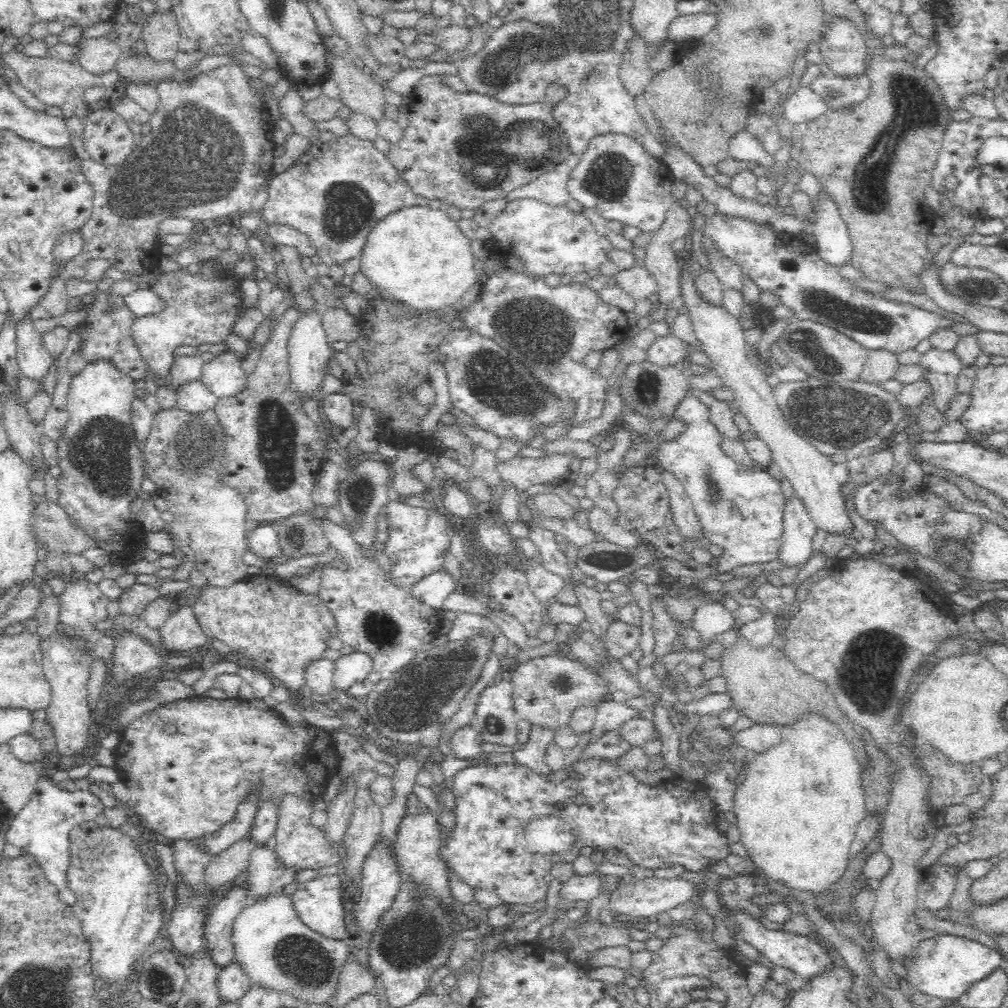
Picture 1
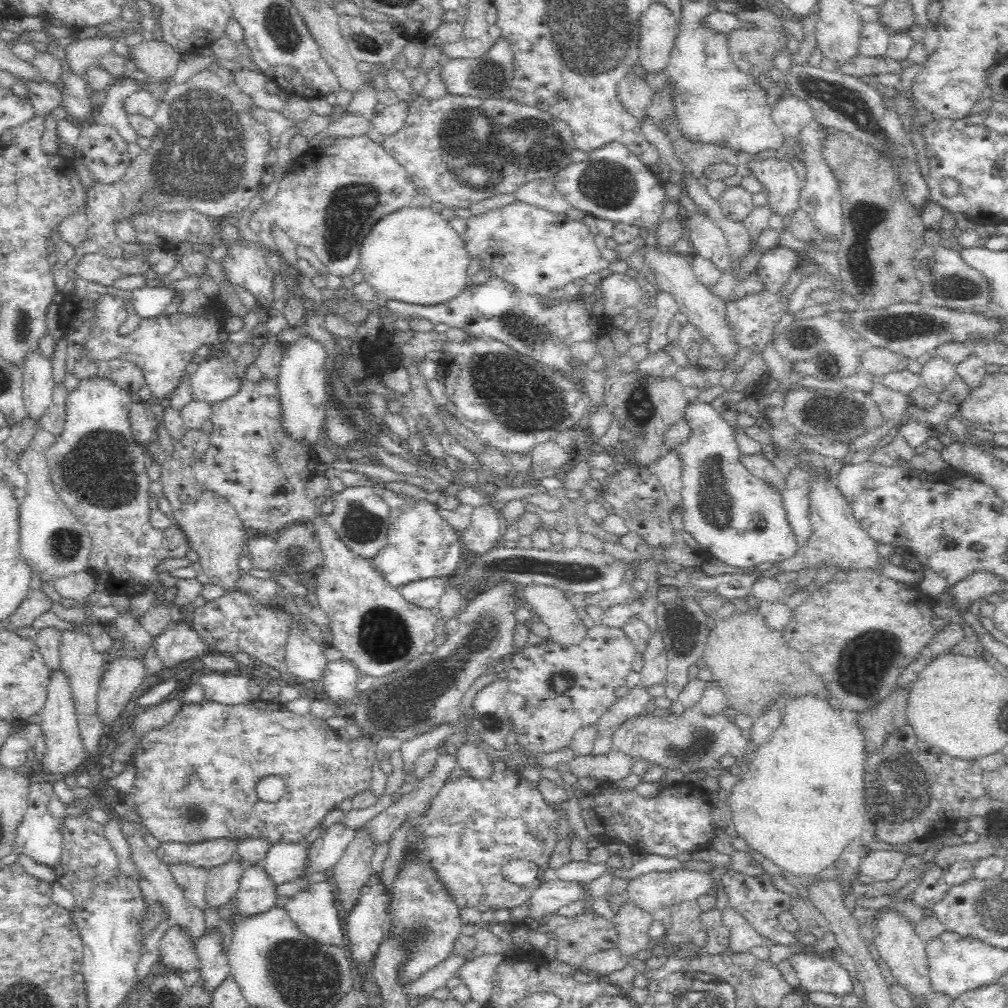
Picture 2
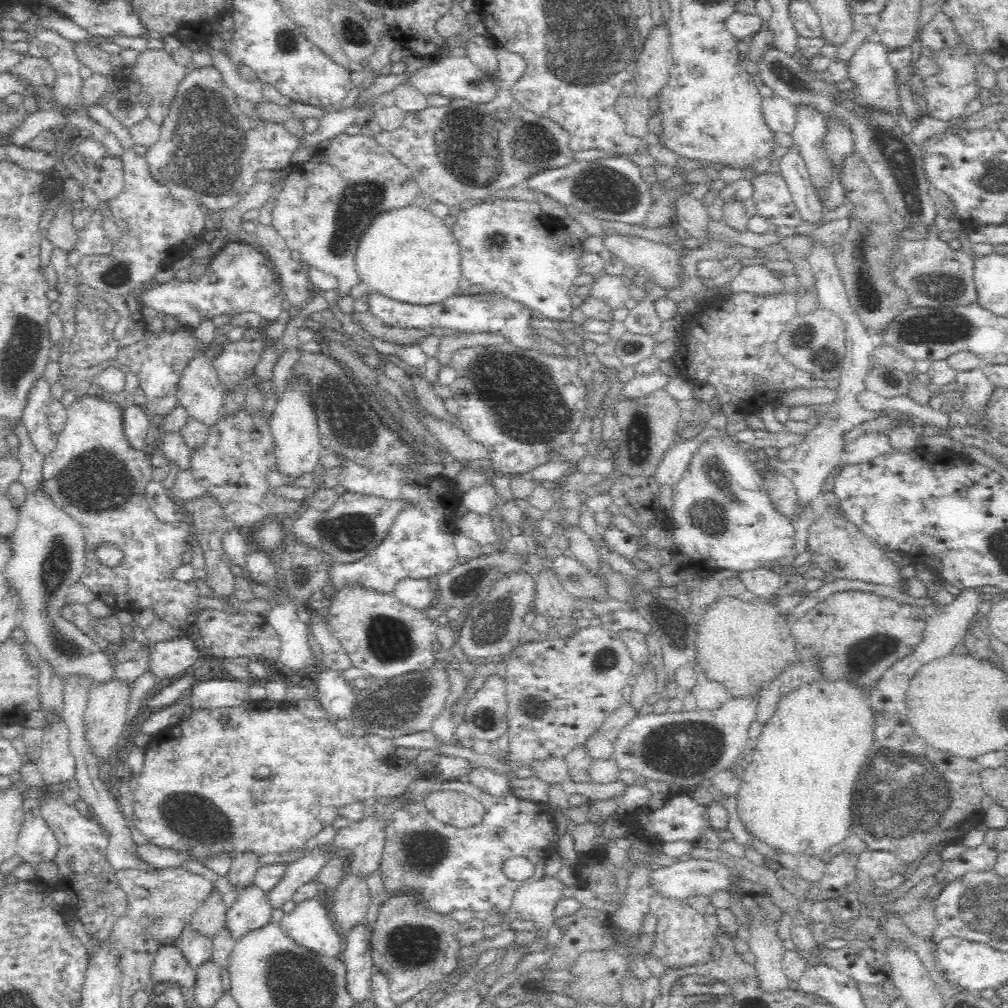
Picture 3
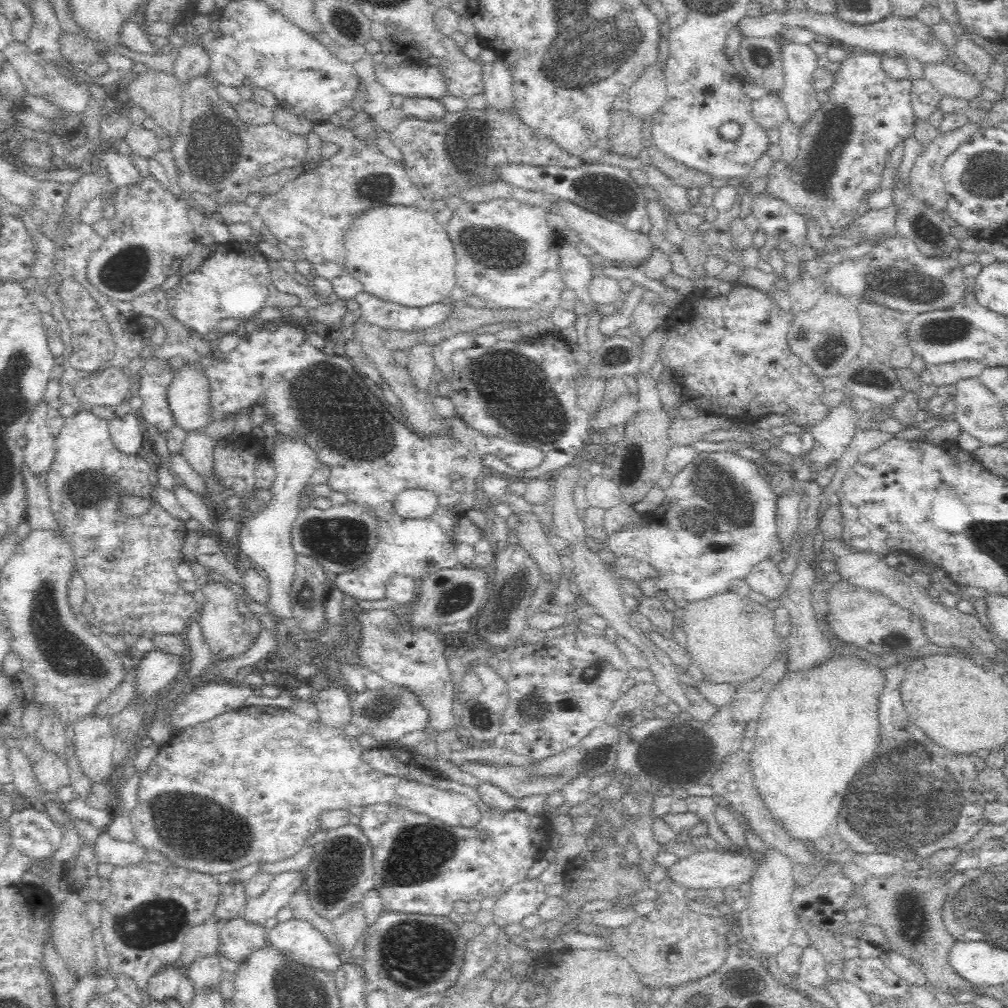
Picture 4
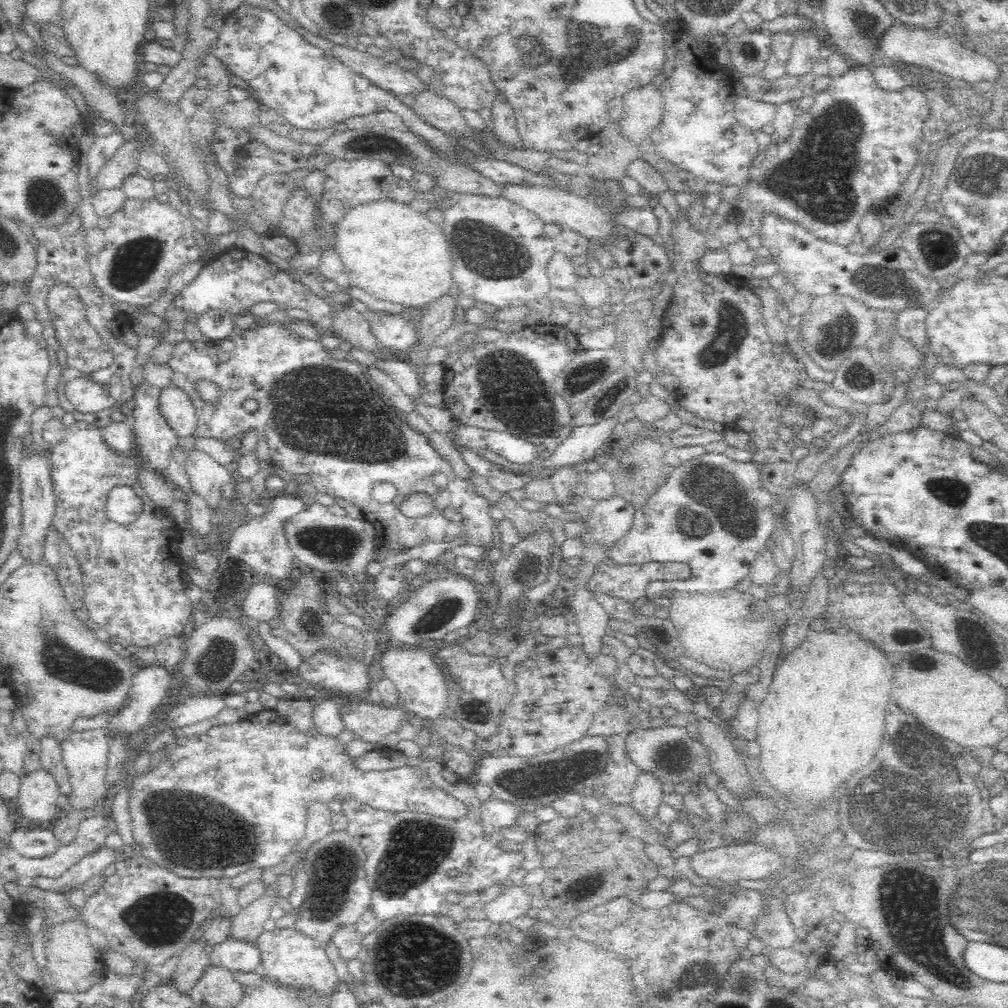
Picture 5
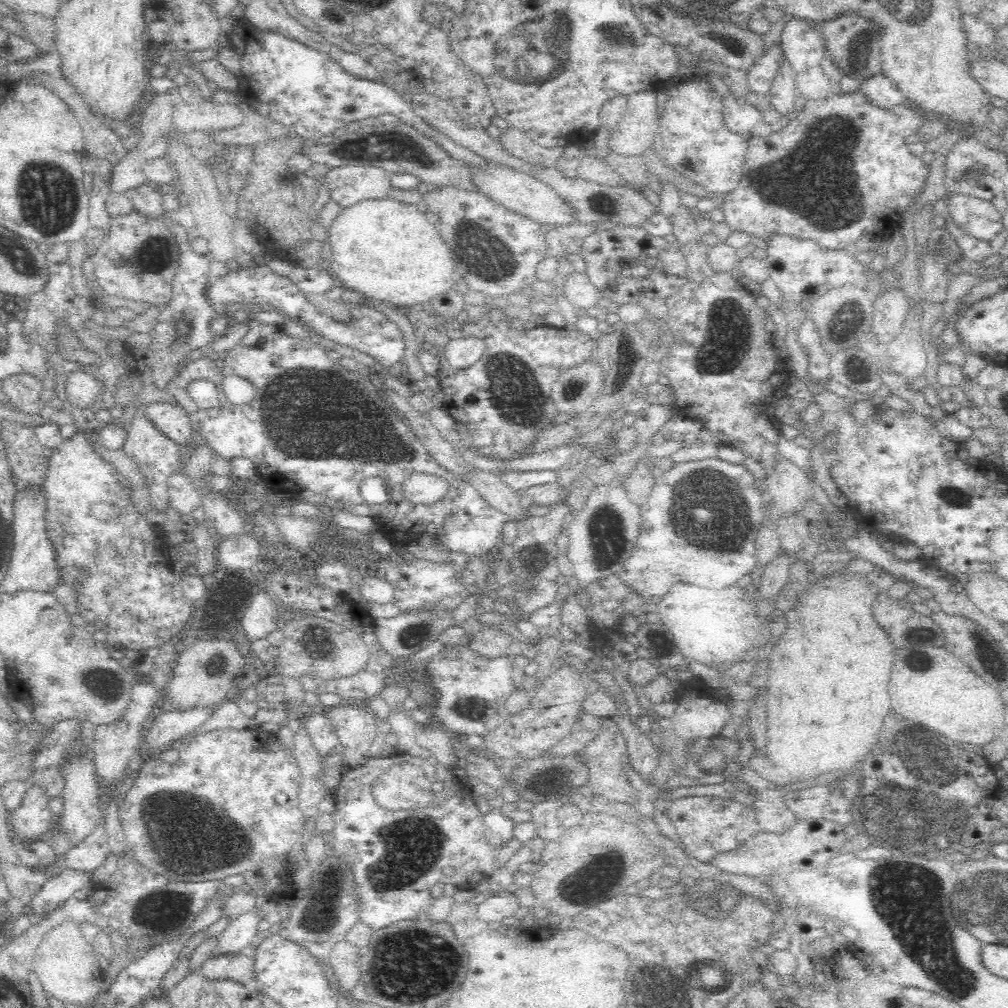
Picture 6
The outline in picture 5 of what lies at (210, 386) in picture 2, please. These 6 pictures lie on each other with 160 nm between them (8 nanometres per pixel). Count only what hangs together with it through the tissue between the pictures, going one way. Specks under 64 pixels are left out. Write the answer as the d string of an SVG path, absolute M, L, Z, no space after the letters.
M174 386L161 390L158 413L179 437L188 438L196 428L196 411L189 399Z

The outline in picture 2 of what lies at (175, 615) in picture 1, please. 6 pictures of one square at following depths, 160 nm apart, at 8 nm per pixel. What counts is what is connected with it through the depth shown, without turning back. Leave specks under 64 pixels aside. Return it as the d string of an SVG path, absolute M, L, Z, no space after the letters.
M180 622L170 623L164 632L153 637L153 649L162 668L168 669L173 669L180 662L202 657L208 651L198 633Z

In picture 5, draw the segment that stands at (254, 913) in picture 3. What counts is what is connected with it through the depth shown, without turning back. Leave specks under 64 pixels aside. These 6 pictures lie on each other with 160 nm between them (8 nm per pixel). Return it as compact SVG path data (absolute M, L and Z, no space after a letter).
M227 940L207 954L211 966L220 967L233 973L254 973L259 971L261 957L256 946L246 942Z

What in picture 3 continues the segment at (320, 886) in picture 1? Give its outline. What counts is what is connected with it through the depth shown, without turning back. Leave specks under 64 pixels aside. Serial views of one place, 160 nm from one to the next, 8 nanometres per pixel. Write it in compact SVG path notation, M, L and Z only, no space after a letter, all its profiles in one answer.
M318 896L296 904L293 911L284 914L278 922L278 928L295 946L308 950L311 954L328 959L341 959L343 949L340 934L334 926L327 905L322 903Z

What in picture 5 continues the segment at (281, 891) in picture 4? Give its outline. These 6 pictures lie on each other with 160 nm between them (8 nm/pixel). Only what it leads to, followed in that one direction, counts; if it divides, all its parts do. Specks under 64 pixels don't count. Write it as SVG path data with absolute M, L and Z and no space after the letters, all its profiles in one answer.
M273 884L258 900L241 909L234 918L230 918L228 941L254 942L257 940L258 936L263 934L264 922L271 918L270 912L277 896L277 886Z

